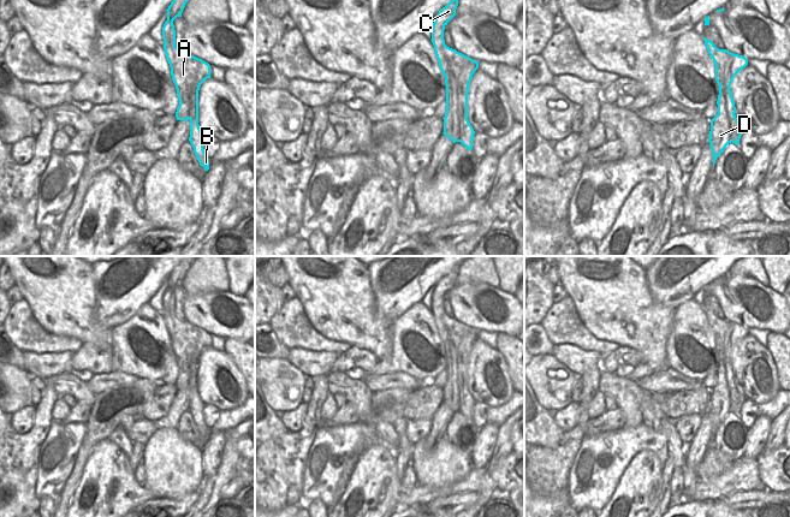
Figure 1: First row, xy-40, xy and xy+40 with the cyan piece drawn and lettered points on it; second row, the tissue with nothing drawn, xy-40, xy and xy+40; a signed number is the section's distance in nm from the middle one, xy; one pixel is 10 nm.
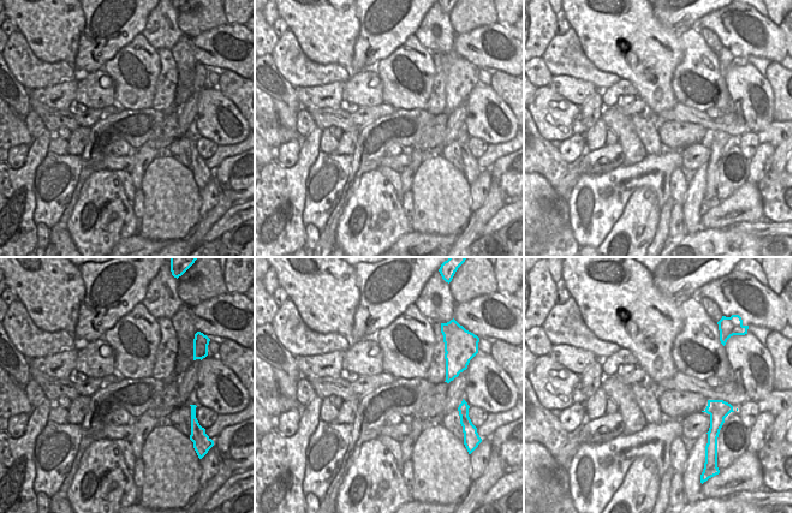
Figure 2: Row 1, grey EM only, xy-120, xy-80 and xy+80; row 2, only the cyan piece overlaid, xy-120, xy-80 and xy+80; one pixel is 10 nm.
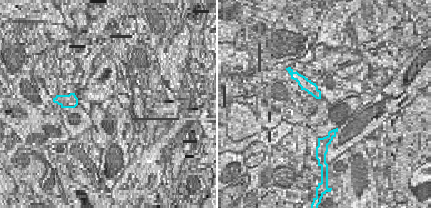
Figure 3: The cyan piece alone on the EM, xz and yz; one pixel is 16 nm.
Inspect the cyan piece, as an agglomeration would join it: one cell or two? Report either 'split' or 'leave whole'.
split

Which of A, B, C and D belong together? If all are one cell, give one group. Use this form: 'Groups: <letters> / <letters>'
Groups: A C D / B.

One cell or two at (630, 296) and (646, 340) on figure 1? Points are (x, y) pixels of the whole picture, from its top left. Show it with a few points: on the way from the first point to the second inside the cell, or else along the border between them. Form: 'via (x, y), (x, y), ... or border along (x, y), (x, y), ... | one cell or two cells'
via (630, 307), (630, 314), (646, 330) | one cell

